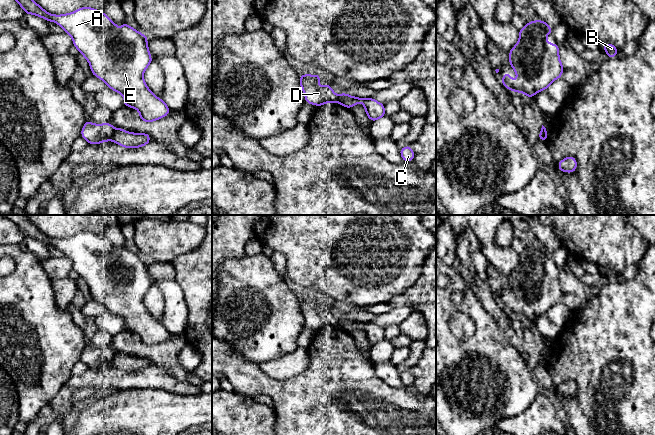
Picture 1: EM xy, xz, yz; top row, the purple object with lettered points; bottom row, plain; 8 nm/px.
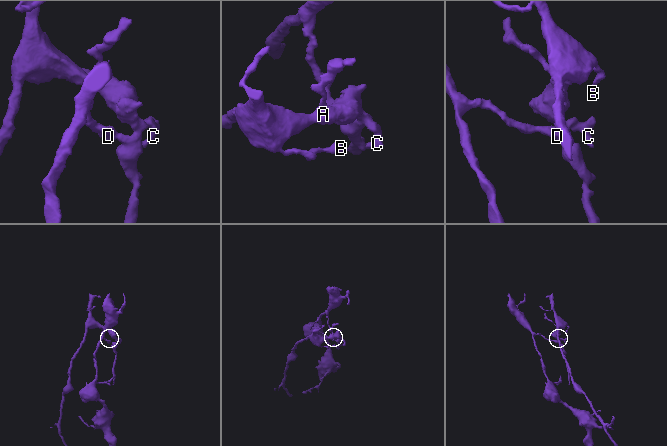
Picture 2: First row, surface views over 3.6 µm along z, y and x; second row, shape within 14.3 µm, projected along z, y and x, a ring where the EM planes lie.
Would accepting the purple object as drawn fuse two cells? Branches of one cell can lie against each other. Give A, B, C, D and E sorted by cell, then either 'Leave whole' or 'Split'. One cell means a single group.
Groups: A B C E / D. Split

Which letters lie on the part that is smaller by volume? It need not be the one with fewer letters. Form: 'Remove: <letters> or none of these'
Remove: A, B, C, E

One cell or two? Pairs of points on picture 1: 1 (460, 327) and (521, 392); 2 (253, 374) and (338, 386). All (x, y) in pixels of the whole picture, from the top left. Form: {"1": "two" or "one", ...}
{"1": "two", "2": "one"}

